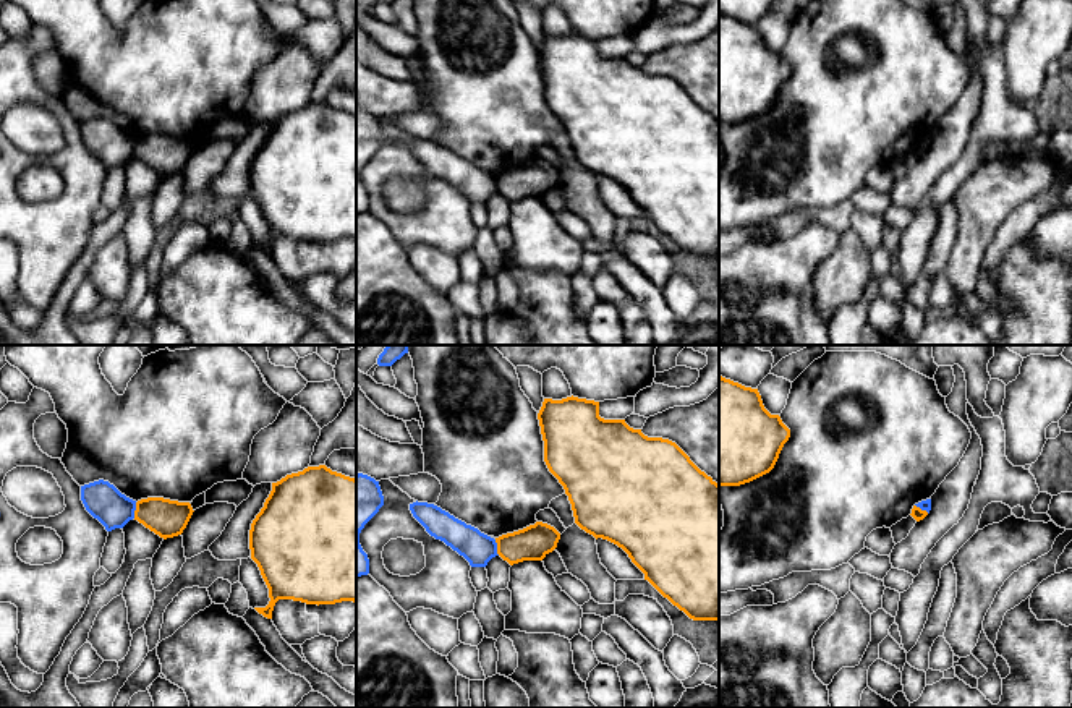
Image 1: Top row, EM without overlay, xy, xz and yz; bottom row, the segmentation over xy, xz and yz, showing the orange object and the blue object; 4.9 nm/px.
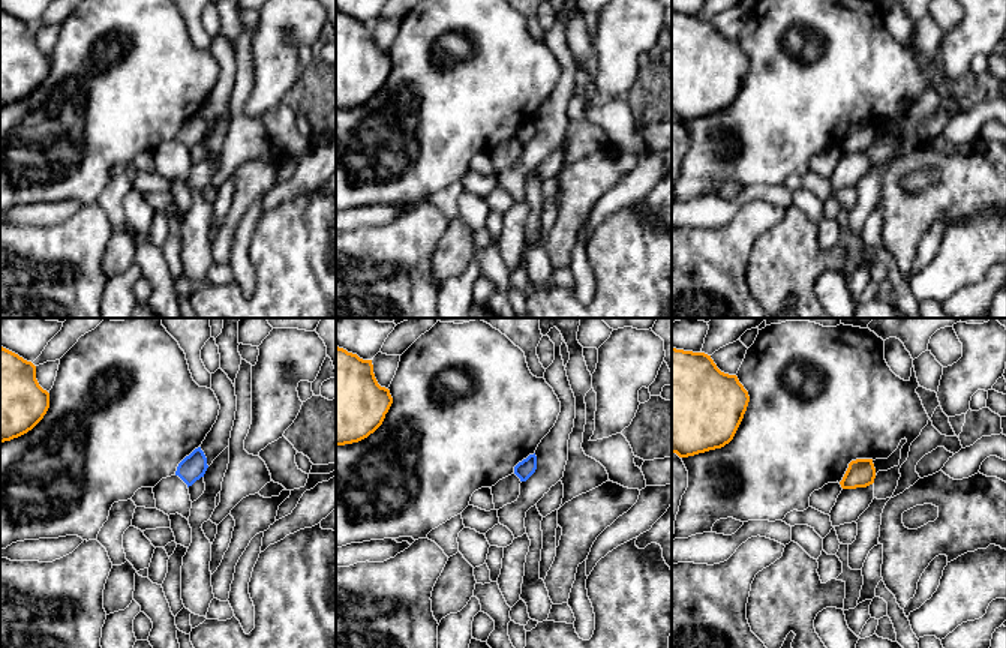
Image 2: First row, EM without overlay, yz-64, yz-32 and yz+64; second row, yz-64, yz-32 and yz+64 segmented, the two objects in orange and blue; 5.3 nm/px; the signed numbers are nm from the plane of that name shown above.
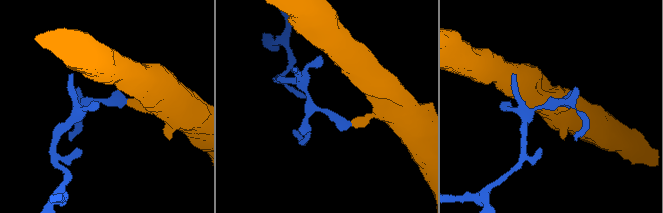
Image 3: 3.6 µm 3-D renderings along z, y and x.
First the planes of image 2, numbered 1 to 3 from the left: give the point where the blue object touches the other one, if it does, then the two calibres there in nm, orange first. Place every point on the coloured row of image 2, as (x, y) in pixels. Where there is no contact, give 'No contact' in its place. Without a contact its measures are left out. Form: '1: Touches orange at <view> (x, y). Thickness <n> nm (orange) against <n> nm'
1: No contact
2: No contact
3: No contact

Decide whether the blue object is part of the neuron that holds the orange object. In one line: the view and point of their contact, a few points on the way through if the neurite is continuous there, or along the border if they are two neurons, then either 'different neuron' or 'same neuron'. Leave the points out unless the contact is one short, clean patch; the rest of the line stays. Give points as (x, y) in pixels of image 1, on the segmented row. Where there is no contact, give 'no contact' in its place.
xy (135, 511) | along xy (136, 503), (133, 517) | different neuron

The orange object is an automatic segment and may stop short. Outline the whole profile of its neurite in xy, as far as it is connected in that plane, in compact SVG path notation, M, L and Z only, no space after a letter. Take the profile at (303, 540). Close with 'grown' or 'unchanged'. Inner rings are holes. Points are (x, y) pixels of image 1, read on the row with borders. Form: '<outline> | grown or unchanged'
M319 465L272 483L272 491L264 507L251 523L249 549L251 559L257 564L269 588L269 604L254 608L264 617L272 619L272 611L279 599L317 606L342 601L356 603L356 480Z | unchanged

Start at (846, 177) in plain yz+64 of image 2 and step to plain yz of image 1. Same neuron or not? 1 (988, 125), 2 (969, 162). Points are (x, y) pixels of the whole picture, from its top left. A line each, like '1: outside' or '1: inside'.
1: outside
2: outside

